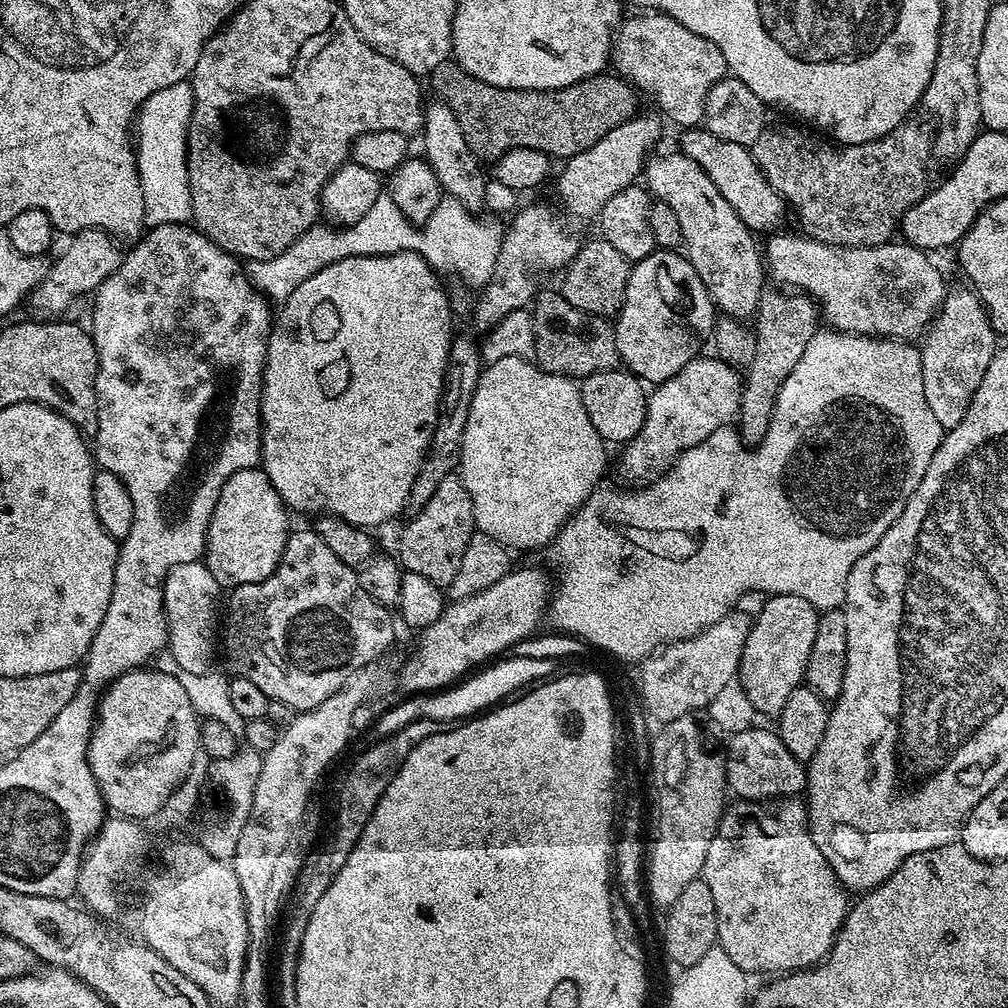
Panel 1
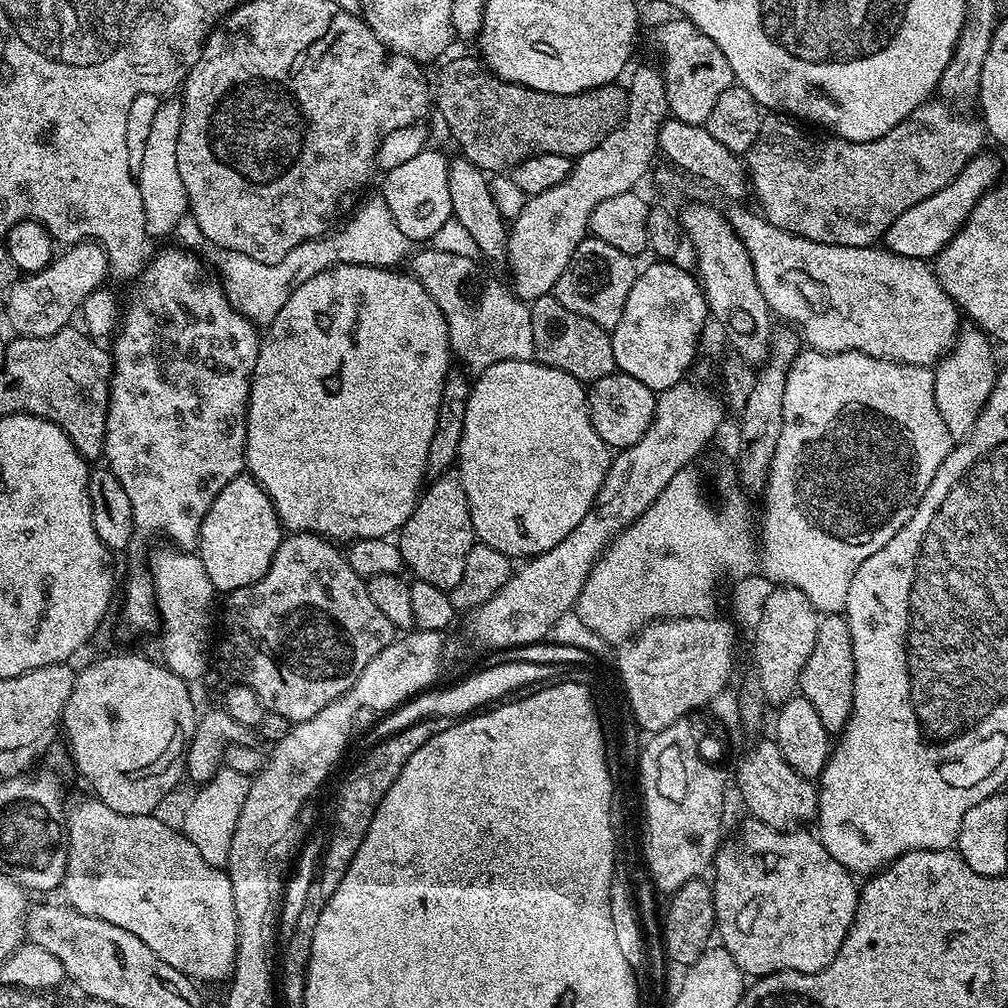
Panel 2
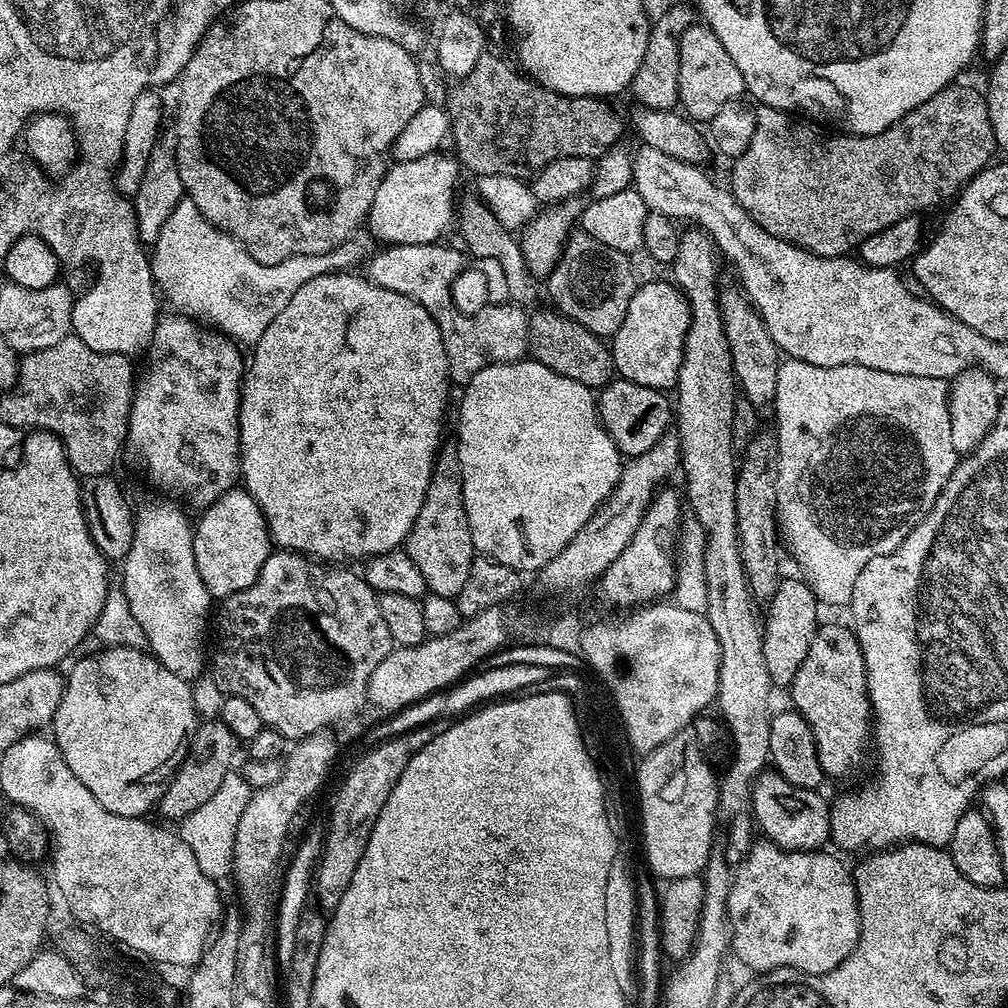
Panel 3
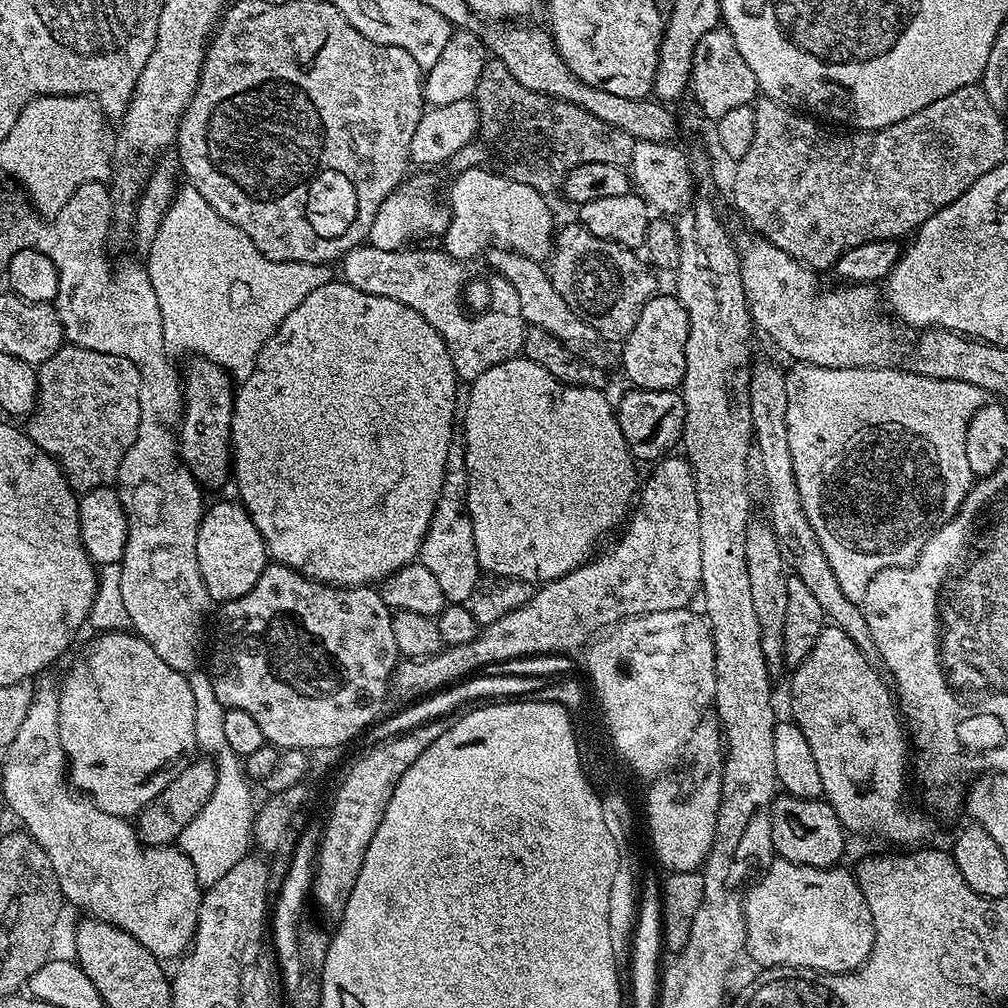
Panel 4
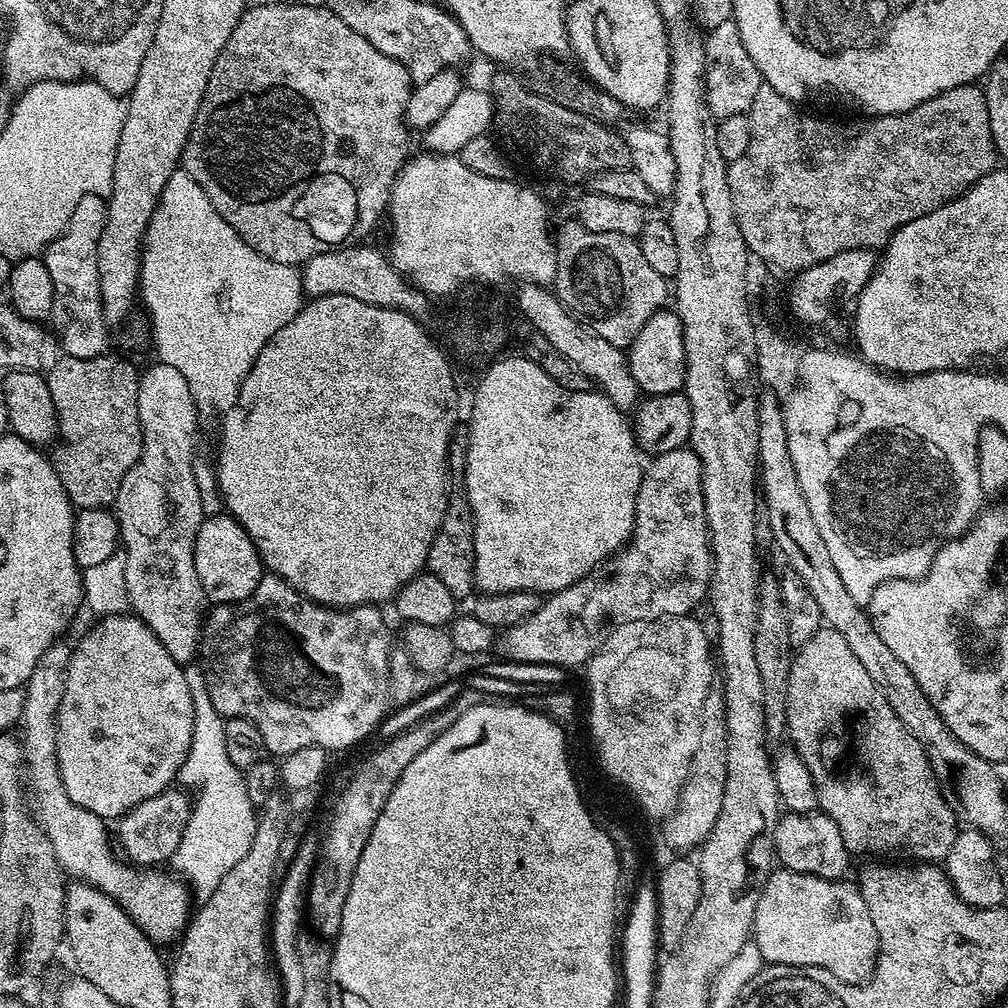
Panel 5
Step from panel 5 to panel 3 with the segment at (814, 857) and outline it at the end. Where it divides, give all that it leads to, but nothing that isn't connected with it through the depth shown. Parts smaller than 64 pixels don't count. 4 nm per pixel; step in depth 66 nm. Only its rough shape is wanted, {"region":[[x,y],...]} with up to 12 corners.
{"region":[[765,770],[752,814],[787,852],[830,840],[829,801]]}

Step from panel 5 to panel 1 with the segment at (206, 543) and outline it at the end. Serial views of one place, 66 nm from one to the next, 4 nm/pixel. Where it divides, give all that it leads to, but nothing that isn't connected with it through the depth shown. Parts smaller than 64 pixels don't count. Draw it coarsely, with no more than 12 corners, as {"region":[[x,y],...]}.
{"region":[[263,467],[230,474],[202,560],[222,586],[282,558],[289,509]]}

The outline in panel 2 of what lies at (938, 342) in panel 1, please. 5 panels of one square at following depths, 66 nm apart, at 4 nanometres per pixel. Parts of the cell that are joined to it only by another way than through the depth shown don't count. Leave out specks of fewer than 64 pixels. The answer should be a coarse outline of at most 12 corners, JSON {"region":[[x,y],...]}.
{"region":[[961,327],[935,365],[934,402],[963,438],[996,385],[993,341]]}

